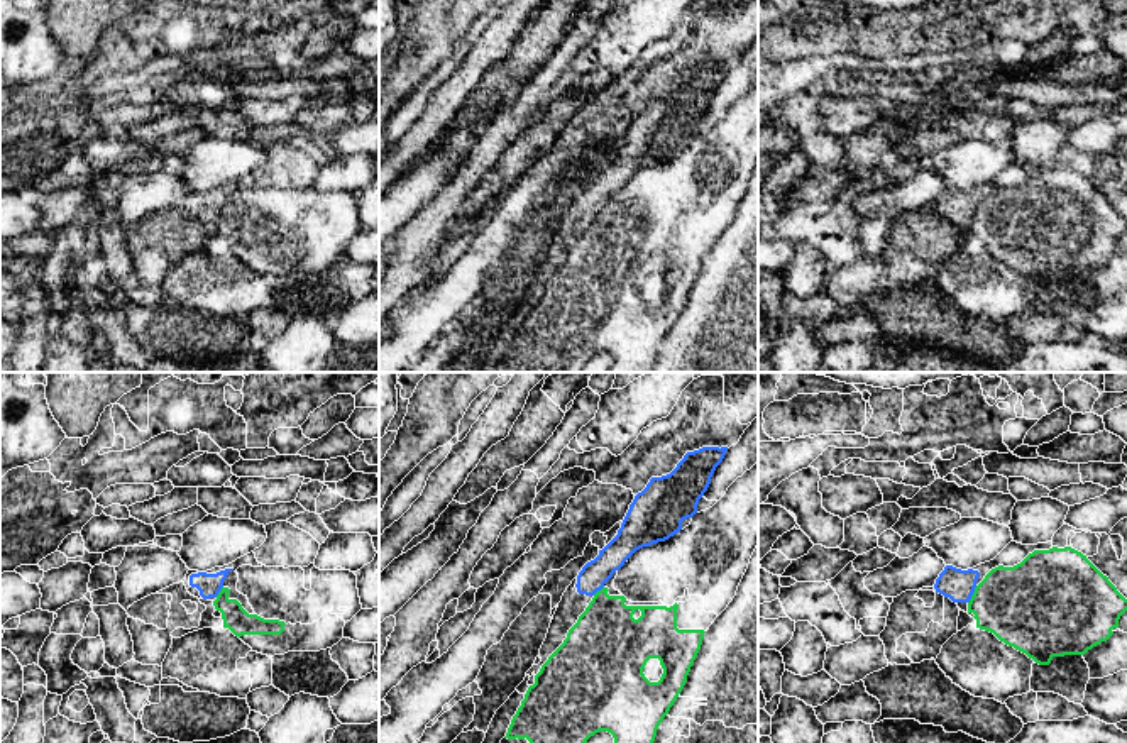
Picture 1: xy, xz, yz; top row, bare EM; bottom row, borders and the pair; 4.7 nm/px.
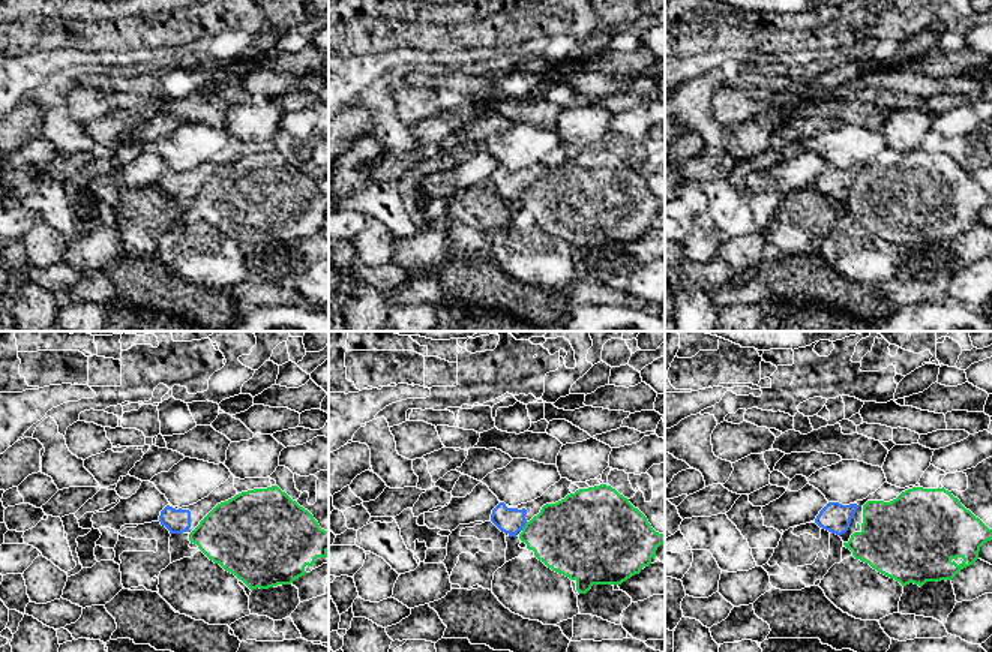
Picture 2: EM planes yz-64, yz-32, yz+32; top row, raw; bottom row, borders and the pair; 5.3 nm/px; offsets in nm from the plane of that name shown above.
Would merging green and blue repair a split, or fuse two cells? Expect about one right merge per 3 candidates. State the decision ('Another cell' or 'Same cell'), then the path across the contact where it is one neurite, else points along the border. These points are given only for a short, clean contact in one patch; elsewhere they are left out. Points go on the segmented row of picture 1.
Another cell. Boundary: yz (977, 586), (968, 603)

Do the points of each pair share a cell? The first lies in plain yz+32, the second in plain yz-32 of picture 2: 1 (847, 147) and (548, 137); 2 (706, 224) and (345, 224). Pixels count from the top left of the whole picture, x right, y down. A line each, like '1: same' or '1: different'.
1: same
2: different

